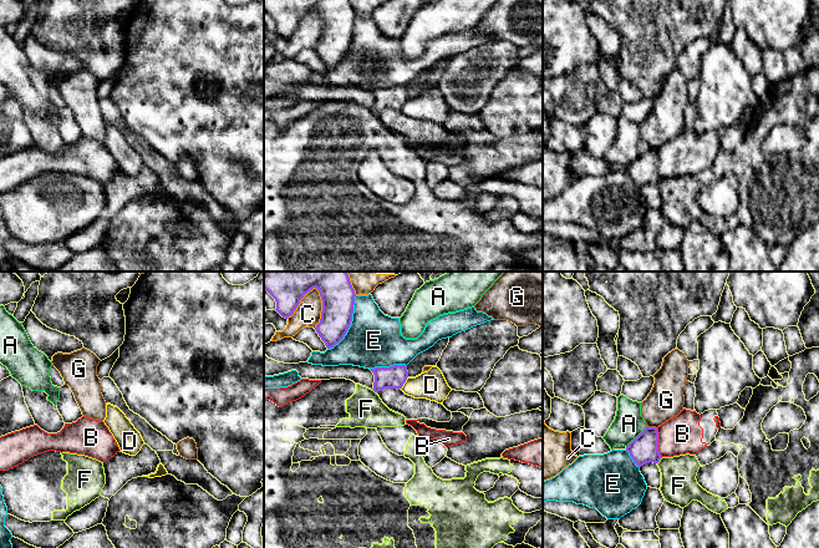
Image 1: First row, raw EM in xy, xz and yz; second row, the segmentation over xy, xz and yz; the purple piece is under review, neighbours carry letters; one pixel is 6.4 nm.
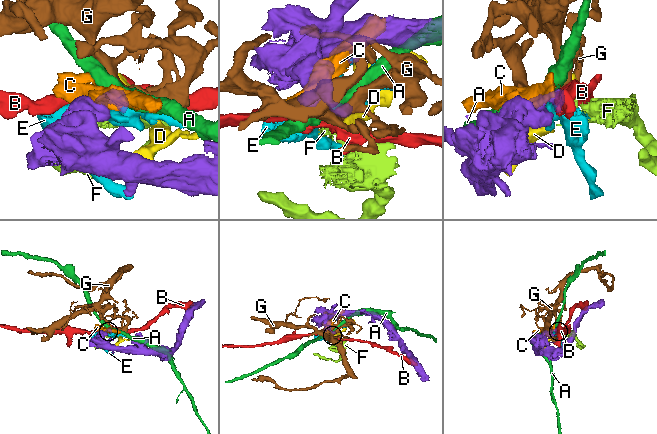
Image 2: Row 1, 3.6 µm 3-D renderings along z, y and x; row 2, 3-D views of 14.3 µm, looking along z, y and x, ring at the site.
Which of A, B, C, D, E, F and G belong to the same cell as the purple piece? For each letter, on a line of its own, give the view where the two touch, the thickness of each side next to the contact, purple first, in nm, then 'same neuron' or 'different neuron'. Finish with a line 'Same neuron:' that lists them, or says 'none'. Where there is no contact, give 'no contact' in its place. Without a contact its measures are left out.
A: contact in yz; calibres 180 and 190 nm; different neuron
B: contact in yz; calibres 180 and 260 nm; different neuron
C: contact in xz; calibres 220 and 170 nm; different neuron
D: contact in xz; calibres 150 and 190 nm; different neuron
E: contact in xz; calibres 220 and 360 nm; different neuron
F: contact in yz; calibres 180 and 240 nm; different neuron
G: contact in yz; calibres 180 and 240 nm; different neuron
Same neuron: none

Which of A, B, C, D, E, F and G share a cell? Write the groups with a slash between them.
A / B / C / D E / F / G

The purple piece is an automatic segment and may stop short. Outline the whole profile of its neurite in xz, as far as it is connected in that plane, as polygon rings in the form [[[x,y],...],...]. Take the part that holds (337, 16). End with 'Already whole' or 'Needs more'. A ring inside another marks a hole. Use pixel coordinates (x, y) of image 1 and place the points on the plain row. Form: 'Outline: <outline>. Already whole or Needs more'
Outline: [[[264,0],[264,11],[275,20],[275,31],[285,40],[314,9],[322,21],[321,40],[315,51],[331,70],[344,60],[352,42],[356,15],[350,0]]]. Already whole

